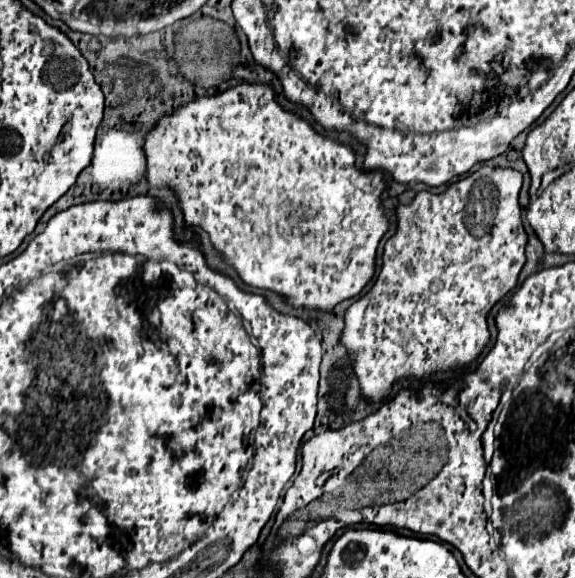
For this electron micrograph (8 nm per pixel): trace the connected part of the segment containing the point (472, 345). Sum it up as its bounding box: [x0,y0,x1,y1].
[342,166,526,402]

